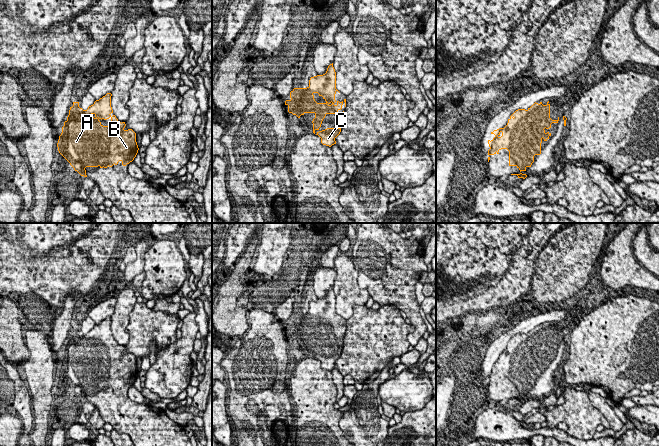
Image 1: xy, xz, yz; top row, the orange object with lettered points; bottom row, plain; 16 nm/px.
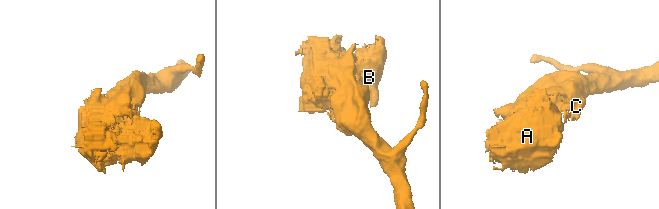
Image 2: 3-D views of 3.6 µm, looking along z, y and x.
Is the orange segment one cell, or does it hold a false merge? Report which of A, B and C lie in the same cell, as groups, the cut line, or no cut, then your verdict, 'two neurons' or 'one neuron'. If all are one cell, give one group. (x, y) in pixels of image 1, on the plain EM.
A B C; no cut; one neuron

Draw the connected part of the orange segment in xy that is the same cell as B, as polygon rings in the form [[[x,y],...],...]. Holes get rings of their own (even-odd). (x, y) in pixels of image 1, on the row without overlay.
[[[111,317],[96,324],[87,334],[79,331],[79,326],[73,326],[67,344],[62,351],[62,357],[57,367],[59,377],[81,400],[87,401],[86,391],[107,392],[117,389],[119,385],[126,390],[134,384],[138,377],[136,357],[132,353],[125,354],[125,346],[119,346],[111,331]],[[100,343],[111,343],[110,350],[103,350]]]

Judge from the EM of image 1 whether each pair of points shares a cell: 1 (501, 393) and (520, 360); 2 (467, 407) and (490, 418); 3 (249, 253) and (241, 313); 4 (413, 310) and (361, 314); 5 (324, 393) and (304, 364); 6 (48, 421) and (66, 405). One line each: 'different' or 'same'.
1: same
2: different
3: same
4: different
5: same
6: same

